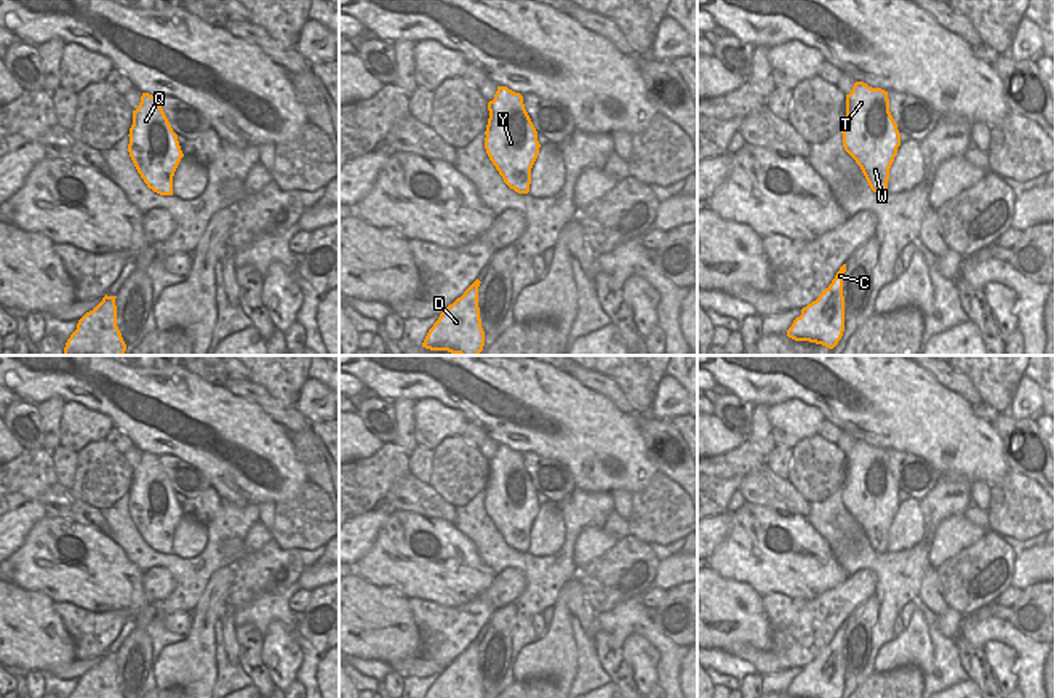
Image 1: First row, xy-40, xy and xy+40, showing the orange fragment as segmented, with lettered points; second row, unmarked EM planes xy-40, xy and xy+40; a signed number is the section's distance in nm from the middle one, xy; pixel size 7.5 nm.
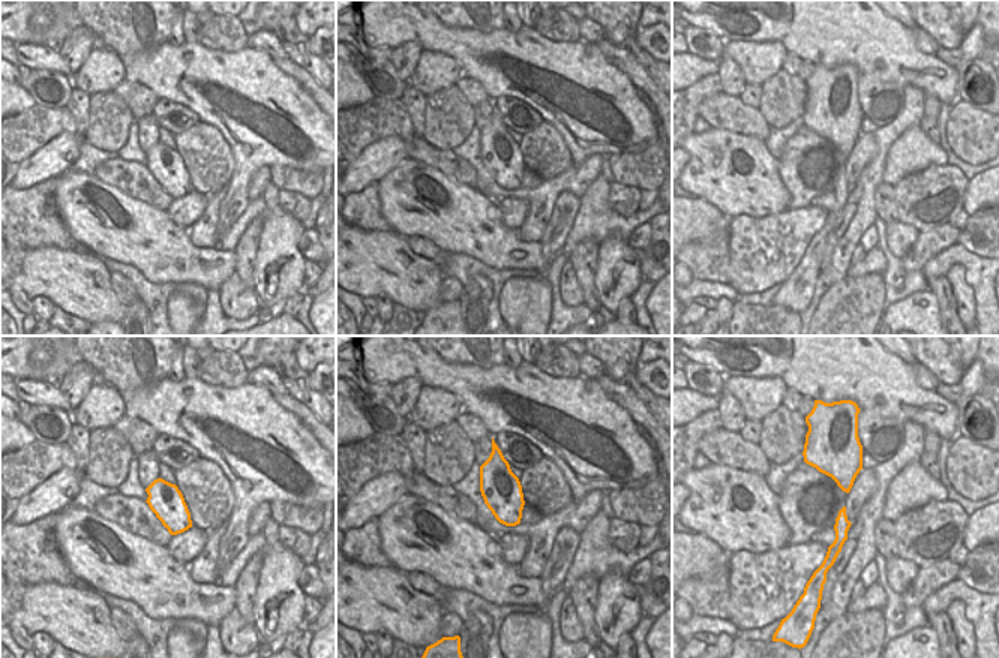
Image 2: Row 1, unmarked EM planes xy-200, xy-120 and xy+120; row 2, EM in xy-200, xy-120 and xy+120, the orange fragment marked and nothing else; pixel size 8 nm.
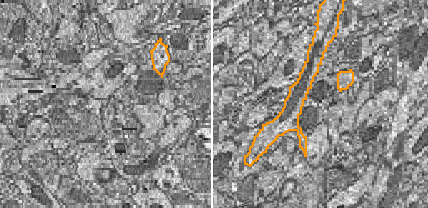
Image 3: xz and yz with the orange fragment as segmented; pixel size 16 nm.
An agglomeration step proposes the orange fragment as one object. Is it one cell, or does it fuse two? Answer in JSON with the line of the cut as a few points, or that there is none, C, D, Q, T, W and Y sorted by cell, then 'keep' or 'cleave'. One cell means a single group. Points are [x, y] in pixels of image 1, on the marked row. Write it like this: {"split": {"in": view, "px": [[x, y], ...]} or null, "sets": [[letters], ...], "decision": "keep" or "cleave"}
{"split": null, "sets": [["C", "D", "Q", "T", "W", "Y"]], "decision": "keep"}

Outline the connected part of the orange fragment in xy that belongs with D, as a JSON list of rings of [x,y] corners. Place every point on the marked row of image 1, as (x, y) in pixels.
[[[477,279],[461,298],[449,304],[429,330],[422,347],[430,351],[448,351],[459,355],[478,355],[485,346],[478,307]]]

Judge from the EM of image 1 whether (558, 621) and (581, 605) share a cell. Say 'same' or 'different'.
different

